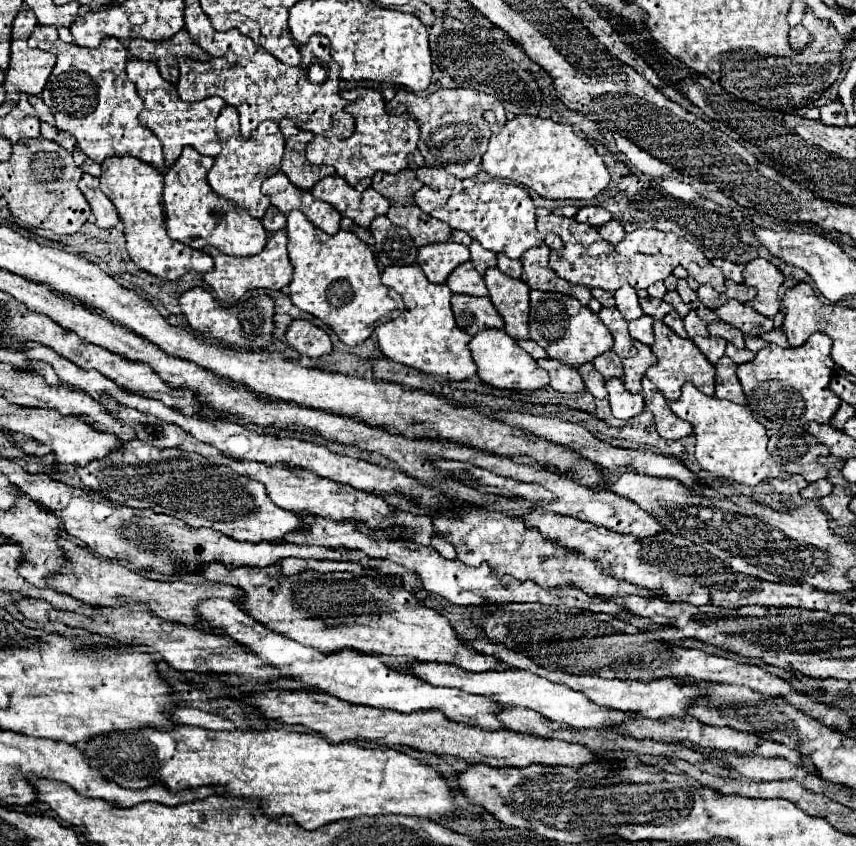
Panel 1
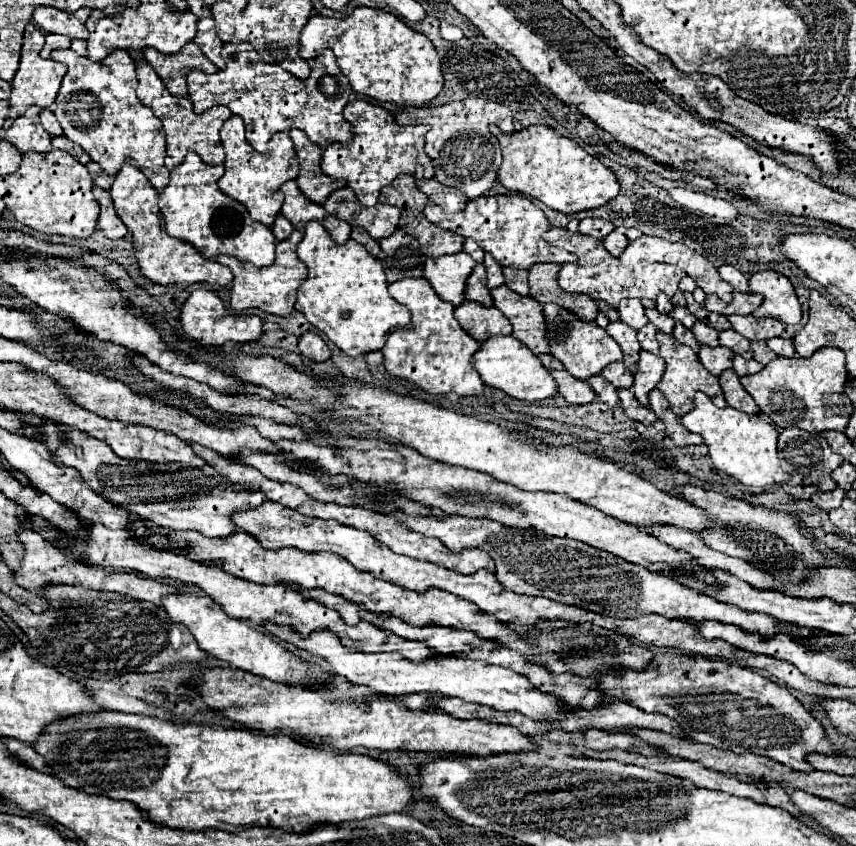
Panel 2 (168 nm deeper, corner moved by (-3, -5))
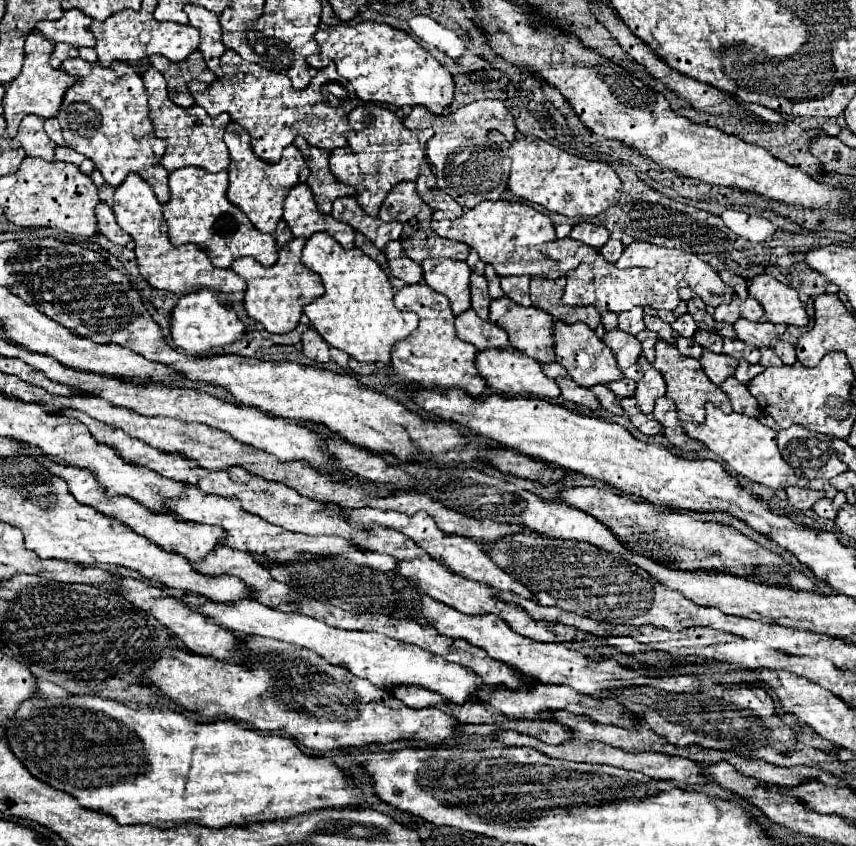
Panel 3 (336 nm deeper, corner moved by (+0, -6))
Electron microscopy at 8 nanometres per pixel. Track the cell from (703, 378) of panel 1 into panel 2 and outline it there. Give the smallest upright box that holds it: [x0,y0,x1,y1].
[656,331,726,417]

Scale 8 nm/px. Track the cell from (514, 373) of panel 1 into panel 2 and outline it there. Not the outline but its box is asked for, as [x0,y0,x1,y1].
[474,337,558,401]

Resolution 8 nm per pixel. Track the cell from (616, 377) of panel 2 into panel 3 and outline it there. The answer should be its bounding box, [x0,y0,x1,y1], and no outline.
[609,378,637,398]

